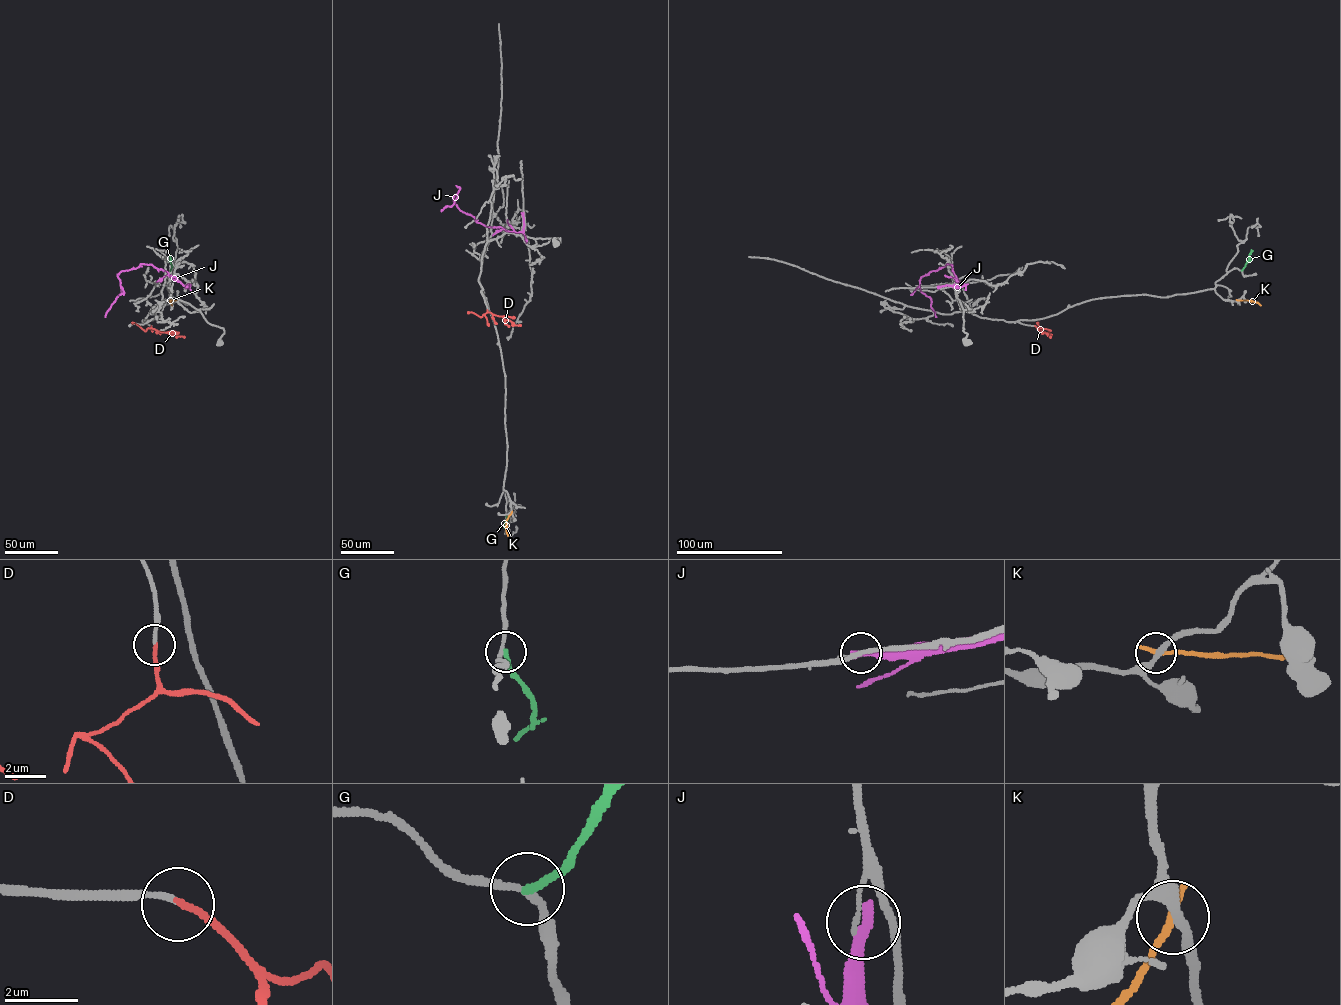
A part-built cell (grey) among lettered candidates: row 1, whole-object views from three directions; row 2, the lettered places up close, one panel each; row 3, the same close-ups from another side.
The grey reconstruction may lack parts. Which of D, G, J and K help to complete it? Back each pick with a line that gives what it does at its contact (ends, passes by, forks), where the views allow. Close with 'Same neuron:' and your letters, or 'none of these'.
D: it ends
Same neuron: D

